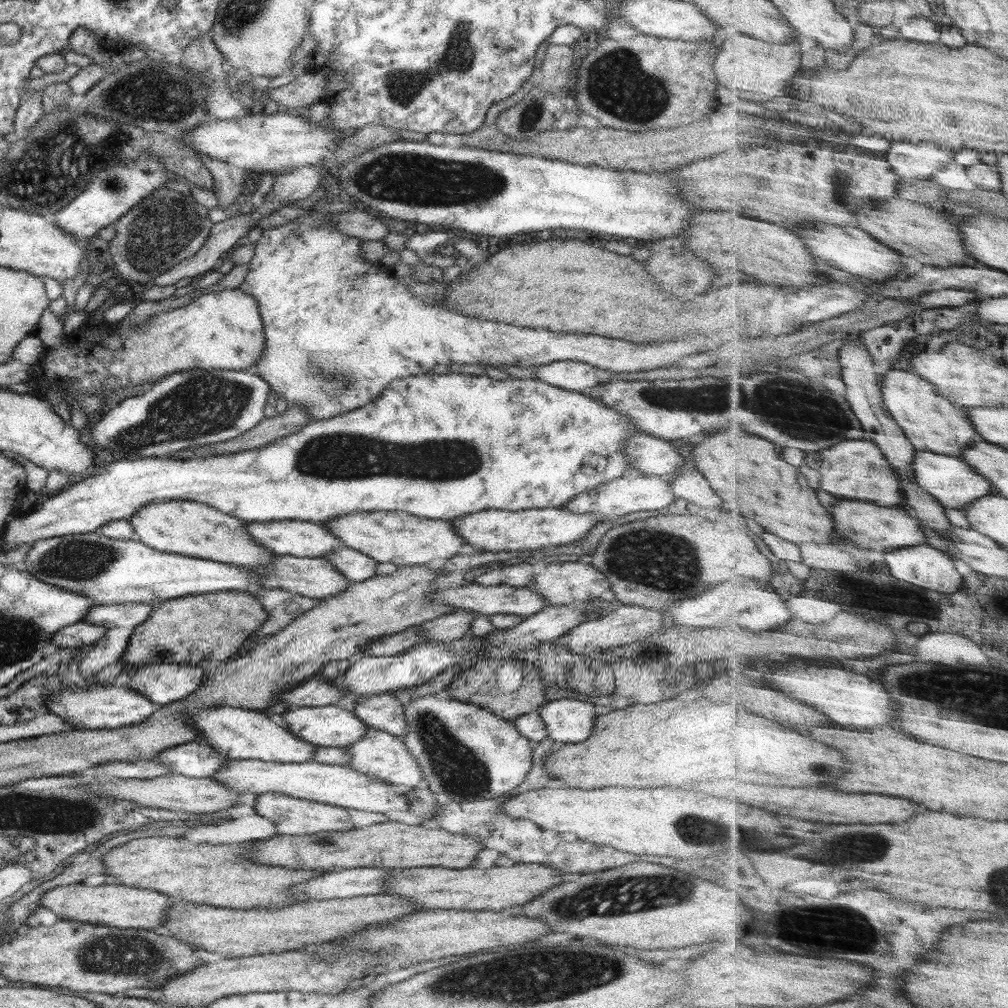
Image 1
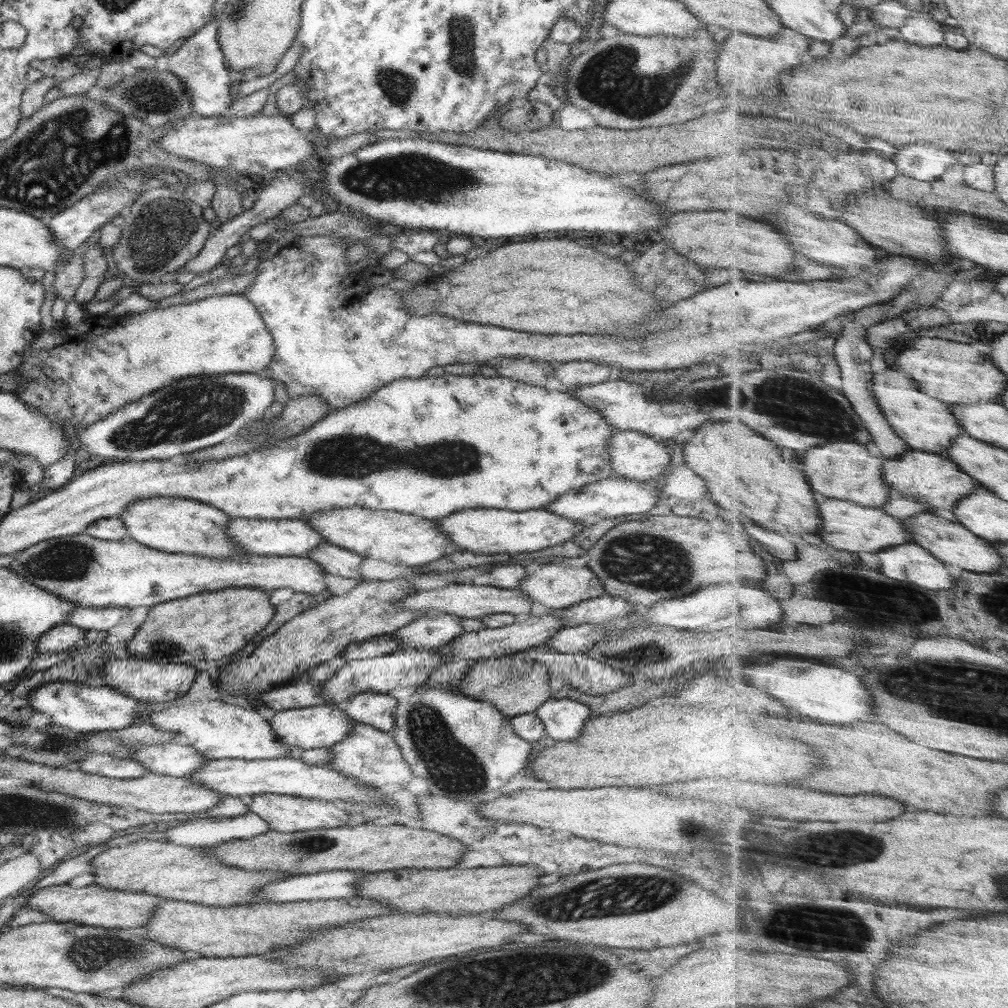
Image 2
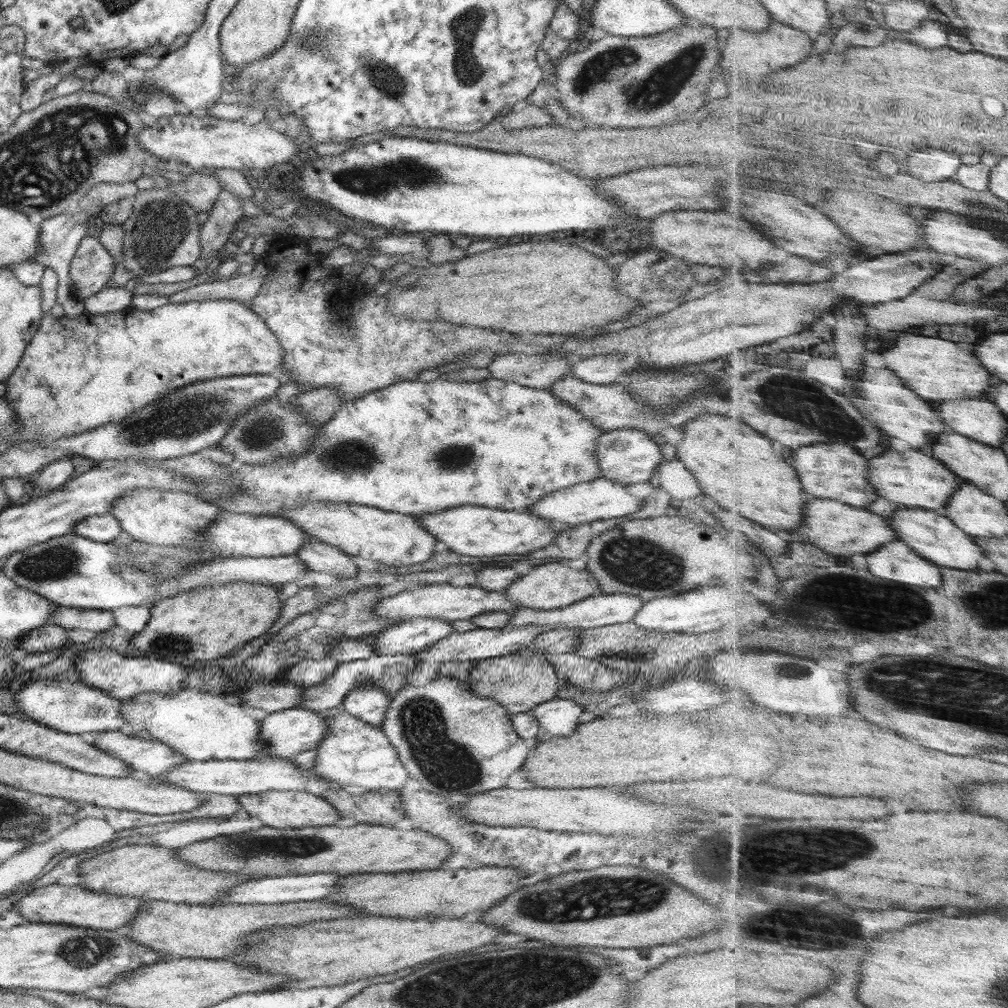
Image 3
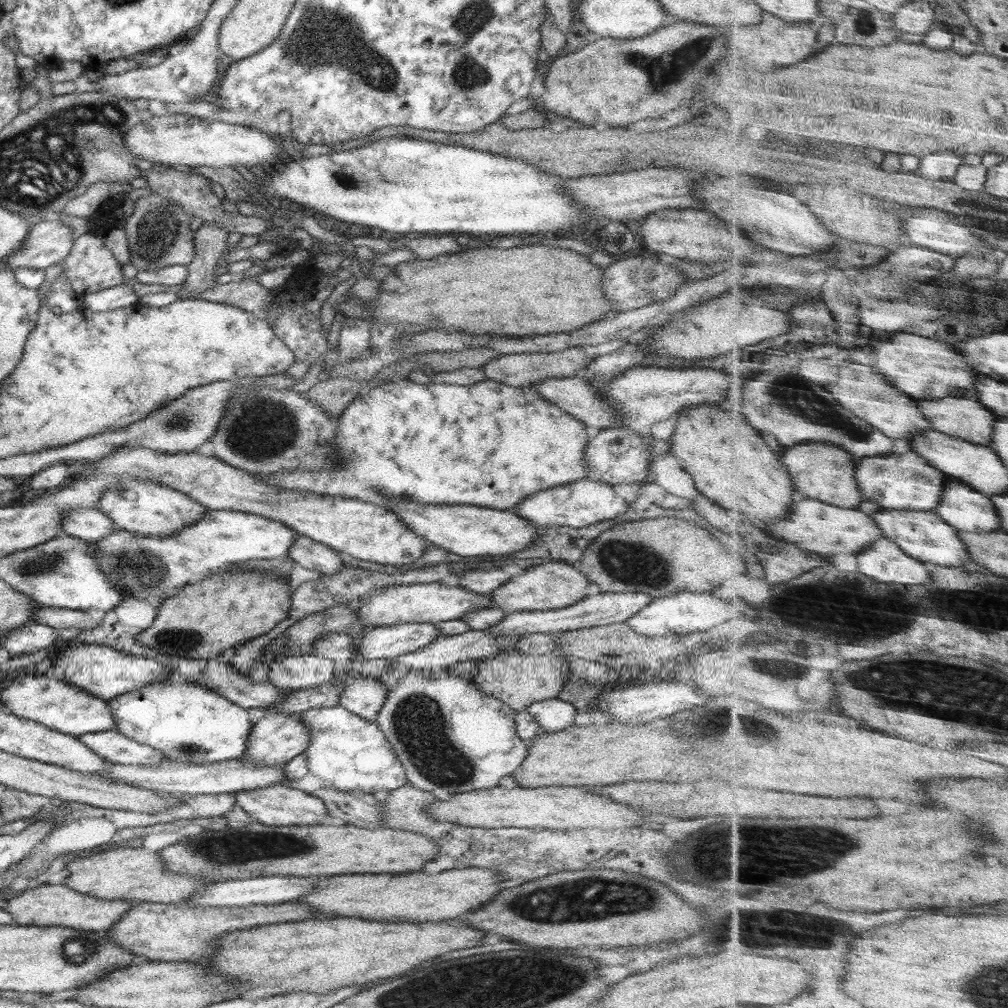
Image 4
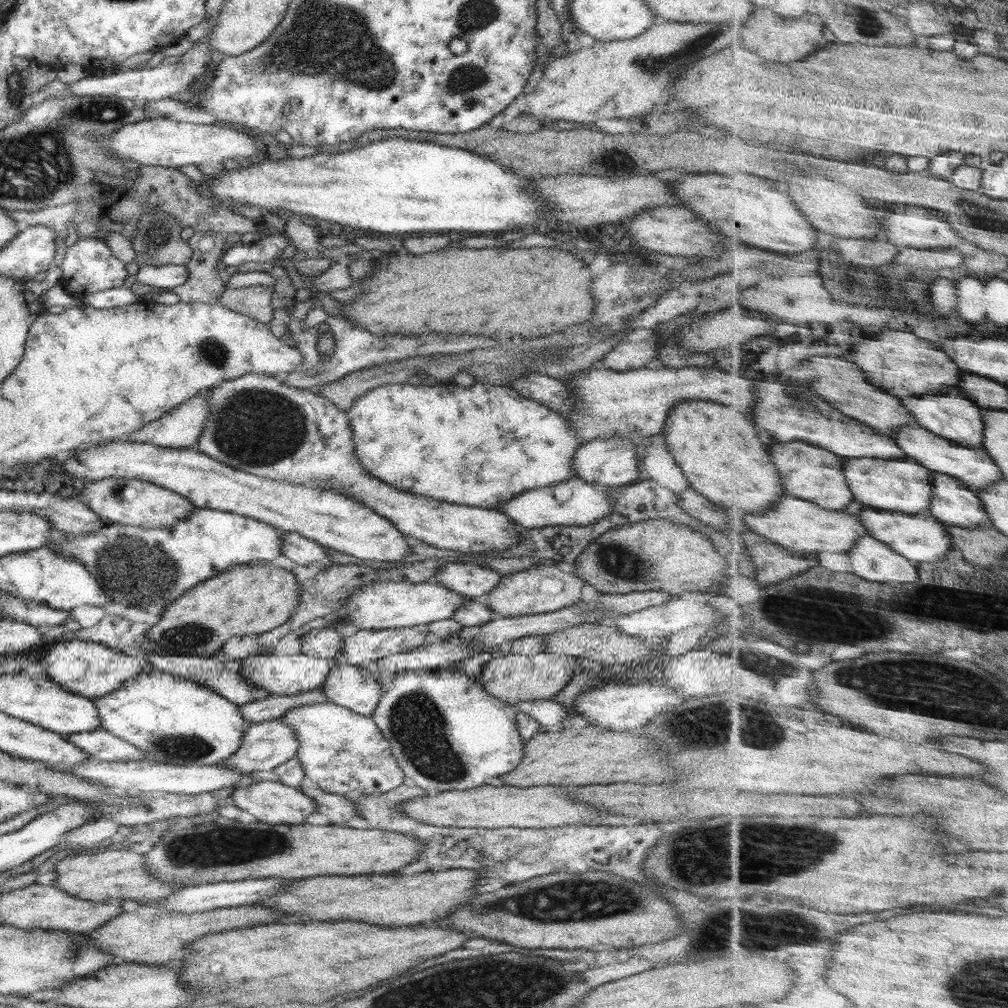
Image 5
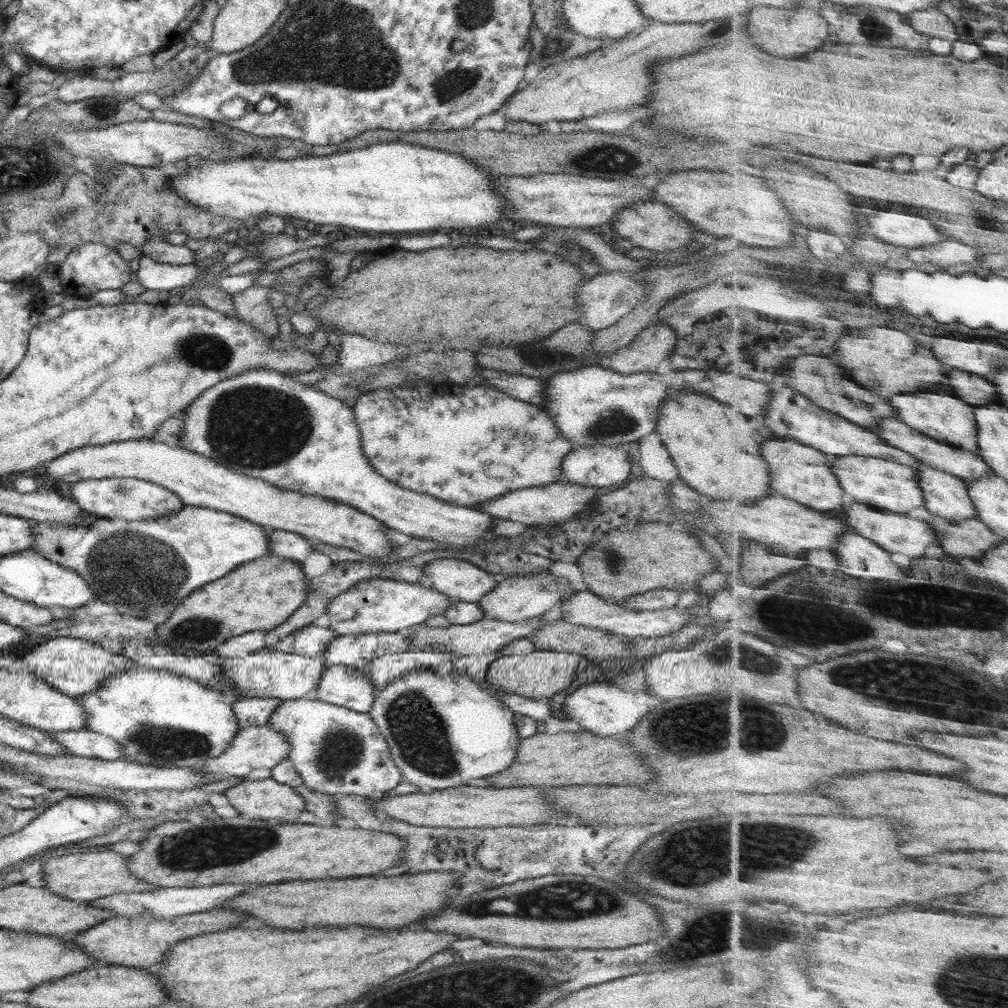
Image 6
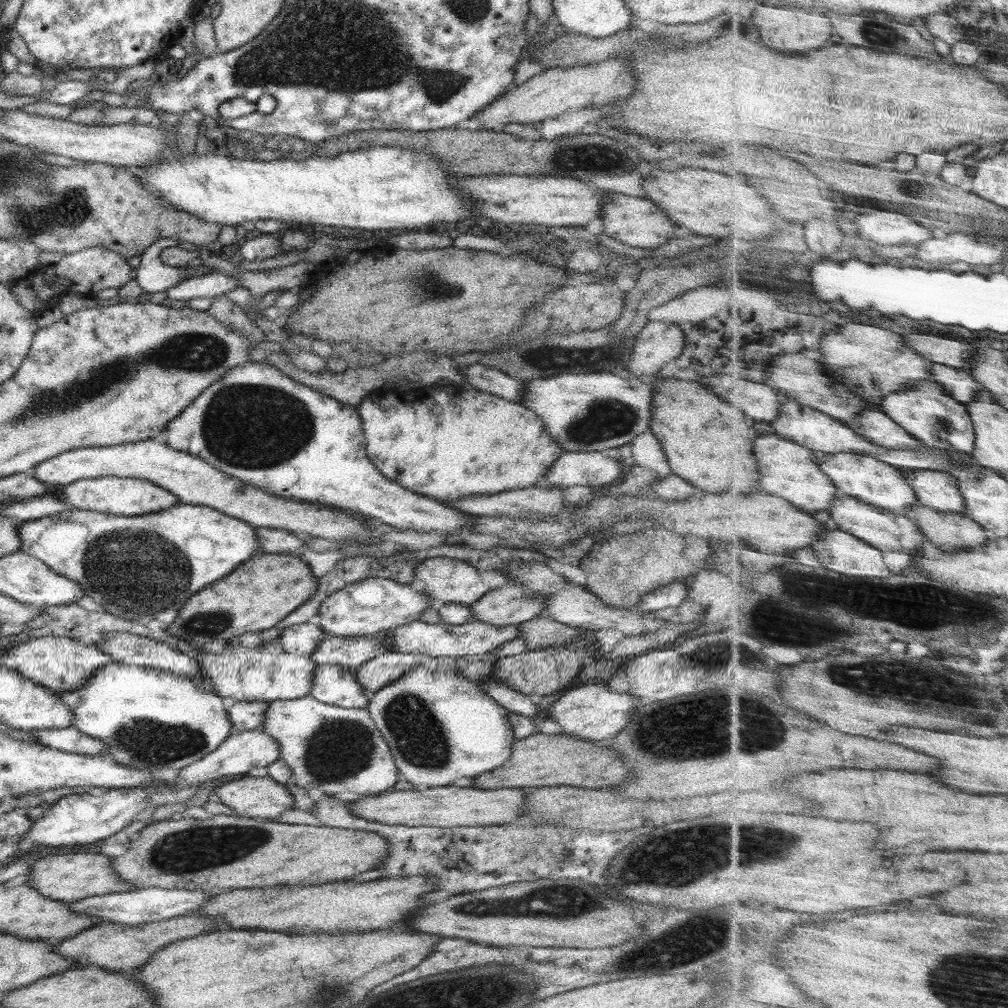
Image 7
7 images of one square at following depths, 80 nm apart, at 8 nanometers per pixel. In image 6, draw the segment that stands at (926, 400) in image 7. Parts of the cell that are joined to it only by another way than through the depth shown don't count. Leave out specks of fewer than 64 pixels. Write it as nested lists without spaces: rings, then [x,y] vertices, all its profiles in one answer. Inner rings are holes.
[[[933,390],[919,393],[906,393],[891,398],[891,404],[899,409],[899,419],[912,428],[931,436],[944,444],[954,445],[970,451],[979,450],[979,421],[976,416],[976,405],[970,404],[960,397],[939,394]]]

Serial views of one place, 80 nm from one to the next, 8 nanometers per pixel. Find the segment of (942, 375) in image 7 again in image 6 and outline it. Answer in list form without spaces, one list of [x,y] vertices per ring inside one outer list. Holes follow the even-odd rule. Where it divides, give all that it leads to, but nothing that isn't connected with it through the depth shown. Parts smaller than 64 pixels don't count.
[[[954,369],[948,382],[955,389],[955,396],[976,406],[1000,405],[1003,397],[995,384],[984,375]]]

